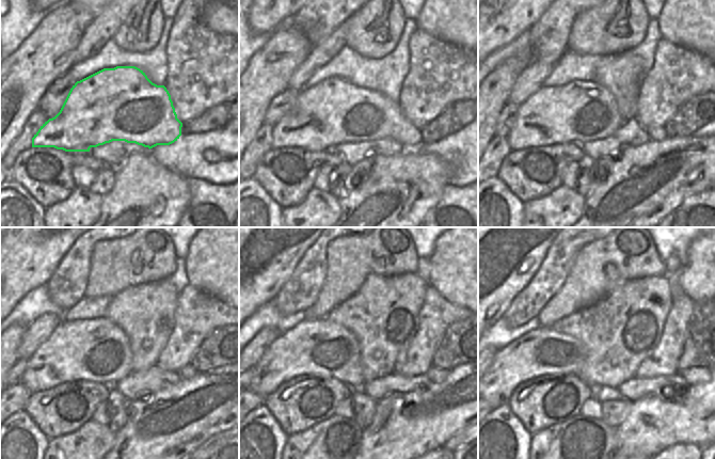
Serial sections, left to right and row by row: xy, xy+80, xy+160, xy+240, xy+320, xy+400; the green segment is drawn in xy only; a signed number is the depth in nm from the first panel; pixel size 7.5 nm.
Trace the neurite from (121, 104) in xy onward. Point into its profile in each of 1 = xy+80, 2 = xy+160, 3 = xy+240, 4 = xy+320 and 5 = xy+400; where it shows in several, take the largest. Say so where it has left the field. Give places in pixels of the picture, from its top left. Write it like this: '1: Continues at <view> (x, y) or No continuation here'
1: Continues at xy+80 (334, 111)
2: Continues at xy+160 (580, 111)
3: Continues at xy+240 (97, 350)
4: Continues at xy+320 (320, 348)
5: Continues at xy+400 (543, 350).

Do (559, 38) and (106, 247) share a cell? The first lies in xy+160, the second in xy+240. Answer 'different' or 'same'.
different

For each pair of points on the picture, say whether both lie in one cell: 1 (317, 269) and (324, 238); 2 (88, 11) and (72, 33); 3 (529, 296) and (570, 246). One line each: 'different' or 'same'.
1: same
2: different
3: same

